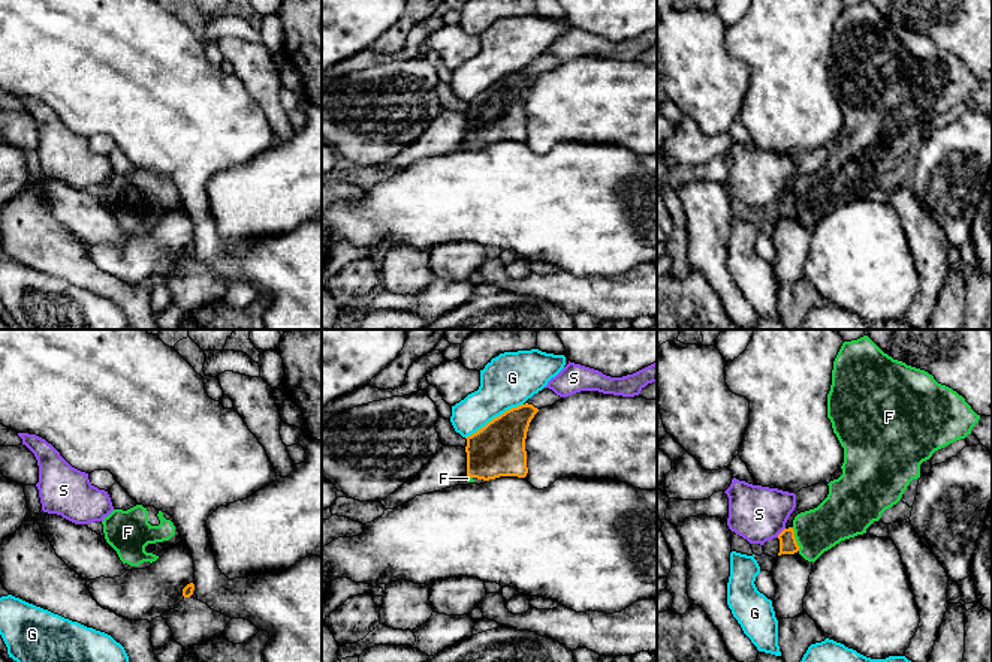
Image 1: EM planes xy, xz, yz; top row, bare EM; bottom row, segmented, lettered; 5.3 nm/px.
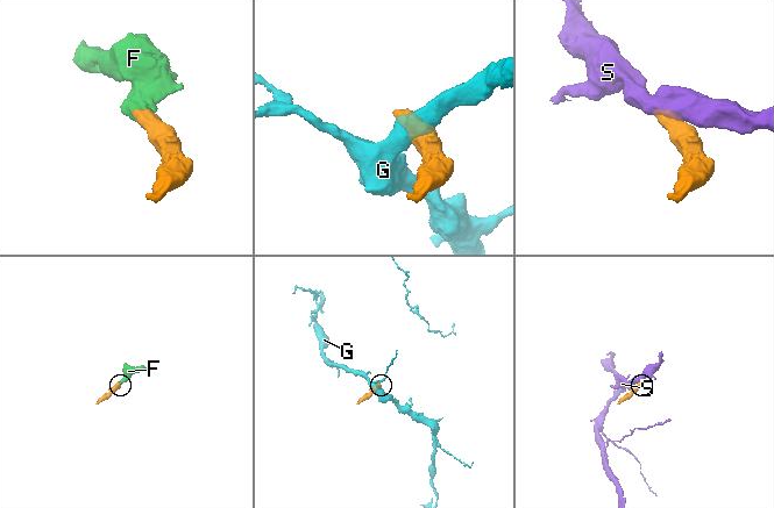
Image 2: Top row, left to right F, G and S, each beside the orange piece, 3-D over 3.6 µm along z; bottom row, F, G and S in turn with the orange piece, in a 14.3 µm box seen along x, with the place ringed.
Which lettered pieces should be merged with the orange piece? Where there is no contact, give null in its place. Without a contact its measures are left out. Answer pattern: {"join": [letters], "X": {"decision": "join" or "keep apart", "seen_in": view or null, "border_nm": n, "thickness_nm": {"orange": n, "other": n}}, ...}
{"join": ["F"], "F": {"decision": "join", "seen_in": "yz", "border_nm": 130, "thickness_nm": {"orange": 100, "other": 240}}, "G": {"decision": "keep apart", "seen_in": "xz", "border_nm": 360, "thickness_nm": {"orange": 280, "other": 280}}, "S": {"decision": "keep apart", "seen_in": "yz", "border_nm": 70, "thickness_nm": {"orange": 100, "other": 300}}}

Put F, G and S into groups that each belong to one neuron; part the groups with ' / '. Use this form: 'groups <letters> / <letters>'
groups F / G / S

